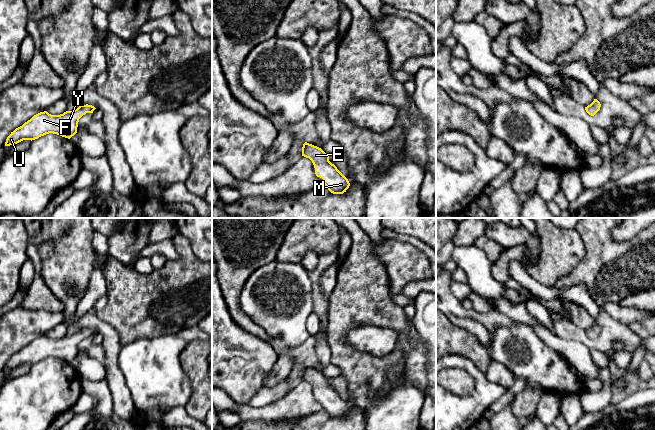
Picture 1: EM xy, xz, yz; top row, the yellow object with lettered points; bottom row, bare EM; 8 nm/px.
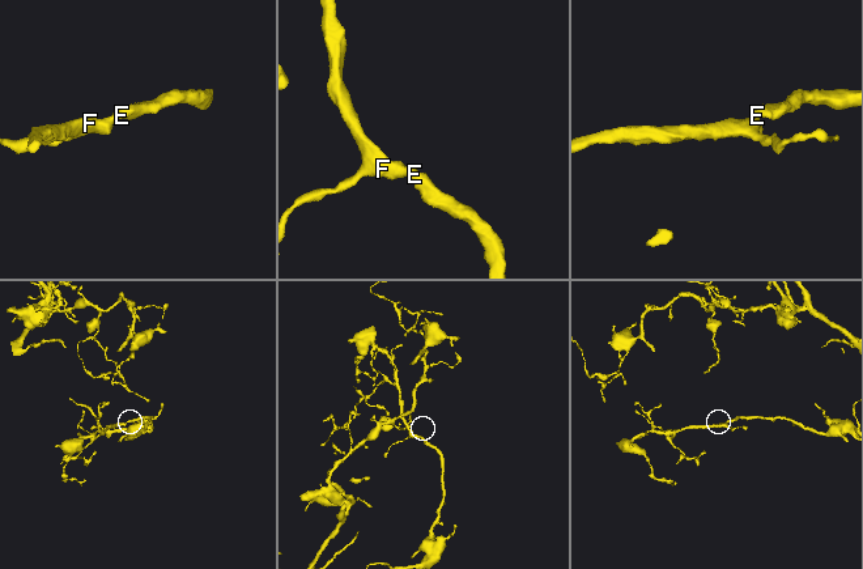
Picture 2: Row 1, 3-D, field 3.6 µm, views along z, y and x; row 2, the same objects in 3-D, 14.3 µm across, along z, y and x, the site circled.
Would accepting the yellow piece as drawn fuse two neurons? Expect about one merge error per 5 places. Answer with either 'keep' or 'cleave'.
keep

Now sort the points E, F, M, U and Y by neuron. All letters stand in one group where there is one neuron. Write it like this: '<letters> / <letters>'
E F M U Y

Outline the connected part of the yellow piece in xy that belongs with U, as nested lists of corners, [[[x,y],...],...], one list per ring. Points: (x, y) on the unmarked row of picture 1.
[[[86,328],[60,339],[51,339],[47,335],[40,336],[11,356],[5,370],[17,368],[23,364],[32,365],[49,357],[70,363],[77,357],[79,343],[86,337],[93,337],[95,333],[94,330]]]

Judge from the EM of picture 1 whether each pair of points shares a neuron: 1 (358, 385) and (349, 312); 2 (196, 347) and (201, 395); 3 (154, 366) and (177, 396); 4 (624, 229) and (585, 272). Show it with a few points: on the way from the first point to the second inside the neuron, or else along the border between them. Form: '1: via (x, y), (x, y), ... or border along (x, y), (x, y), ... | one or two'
1: via (355, 367), (339, 350), (339, 330) | one
2: via (196, 359), (201, 383) | one
3: via (154, 373), (170, 389) | one
4: border along (609, 229), (615, 241), (625, 241), (637, 234) | two

